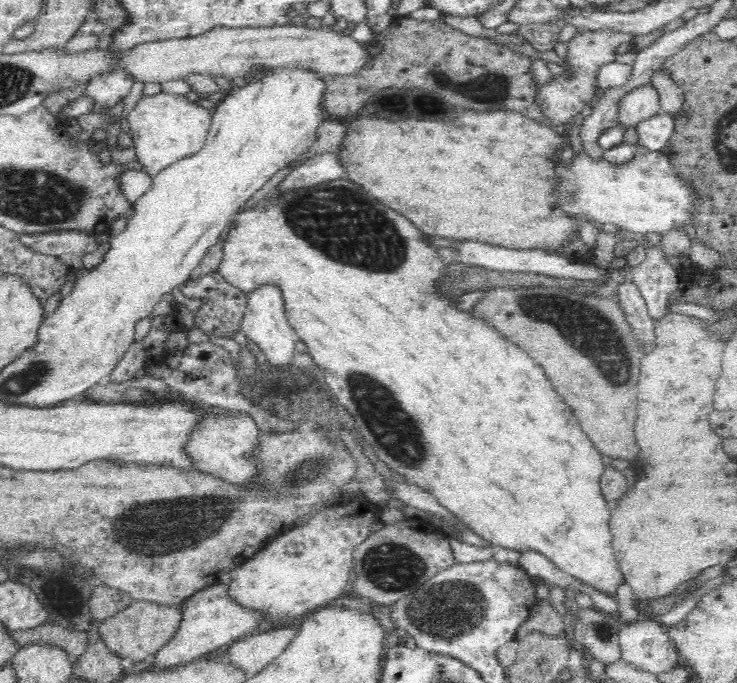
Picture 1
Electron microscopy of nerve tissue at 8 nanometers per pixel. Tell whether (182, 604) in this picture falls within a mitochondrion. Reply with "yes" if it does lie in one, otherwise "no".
no

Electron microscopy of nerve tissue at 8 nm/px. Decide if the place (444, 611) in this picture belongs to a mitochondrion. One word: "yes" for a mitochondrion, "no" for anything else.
yes

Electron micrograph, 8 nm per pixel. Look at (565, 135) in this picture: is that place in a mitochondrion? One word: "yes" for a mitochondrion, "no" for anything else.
no

